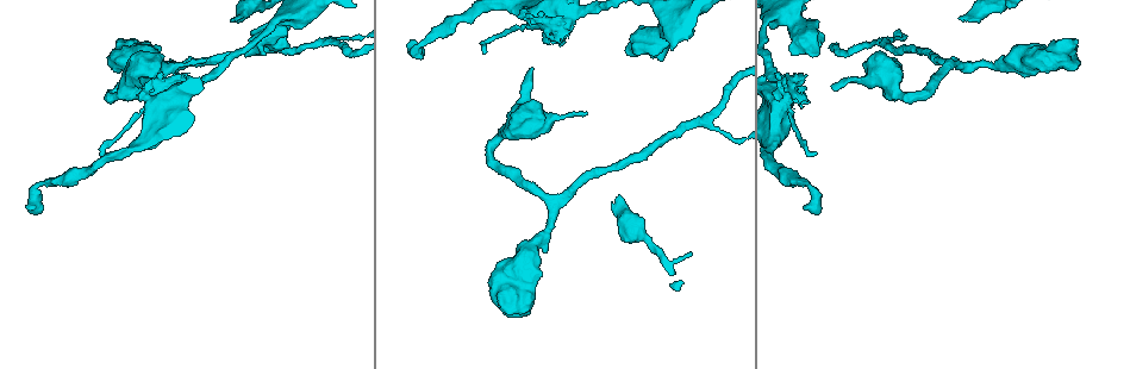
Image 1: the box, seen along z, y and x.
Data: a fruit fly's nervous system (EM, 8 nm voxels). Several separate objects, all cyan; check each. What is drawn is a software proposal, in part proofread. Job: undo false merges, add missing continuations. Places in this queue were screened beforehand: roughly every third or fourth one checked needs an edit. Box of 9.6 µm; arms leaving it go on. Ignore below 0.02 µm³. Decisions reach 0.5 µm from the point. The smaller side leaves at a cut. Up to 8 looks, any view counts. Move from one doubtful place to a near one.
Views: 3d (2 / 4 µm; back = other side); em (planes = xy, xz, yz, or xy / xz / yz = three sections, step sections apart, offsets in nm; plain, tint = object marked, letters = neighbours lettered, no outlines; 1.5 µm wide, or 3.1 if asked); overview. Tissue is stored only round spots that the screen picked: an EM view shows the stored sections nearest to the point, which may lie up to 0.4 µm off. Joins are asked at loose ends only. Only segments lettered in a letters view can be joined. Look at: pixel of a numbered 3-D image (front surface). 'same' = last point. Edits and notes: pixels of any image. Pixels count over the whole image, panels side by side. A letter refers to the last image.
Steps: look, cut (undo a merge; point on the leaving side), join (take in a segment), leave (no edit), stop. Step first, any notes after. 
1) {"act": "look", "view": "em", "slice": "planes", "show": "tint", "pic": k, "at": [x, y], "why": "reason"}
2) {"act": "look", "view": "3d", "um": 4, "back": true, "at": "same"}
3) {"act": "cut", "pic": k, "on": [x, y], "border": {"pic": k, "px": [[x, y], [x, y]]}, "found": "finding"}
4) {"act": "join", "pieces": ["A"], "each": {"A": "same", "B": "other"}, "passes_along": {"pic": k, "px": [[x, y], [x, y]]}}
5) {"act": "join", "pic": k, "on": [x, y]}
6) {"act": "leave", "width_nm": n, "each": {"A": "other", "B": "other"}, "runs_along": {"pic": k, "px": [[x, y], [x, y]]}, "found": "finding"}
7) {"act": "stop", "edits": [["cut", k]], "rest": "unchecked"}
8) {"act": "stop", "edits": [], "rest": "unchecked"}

{"act": "look", "view": "3d", "um": 4, "pic": 1, "at": [805, 99], "why": "stops while still wide"}

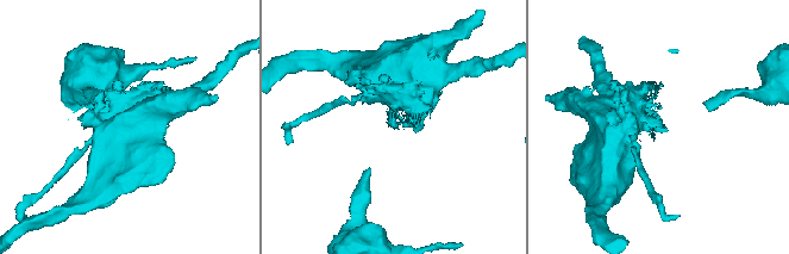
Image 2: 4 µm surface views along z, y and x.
{"act": "look", "view": "em", "slice": "xy", "step": 4, "show": "tint", "pic": 2, "at": [406, 125], "why": "now the EM"}

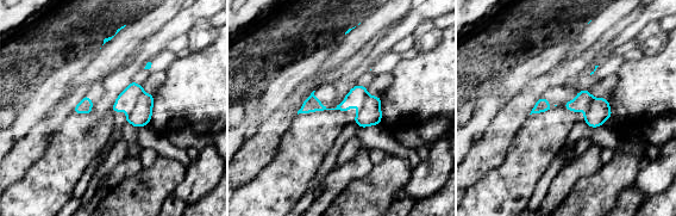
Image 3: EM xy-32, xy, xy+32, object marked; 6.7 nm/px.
{"act": "look", "view": "em", "slice": "planes", "show": "letters", "at": "same", "why": "another direction"}

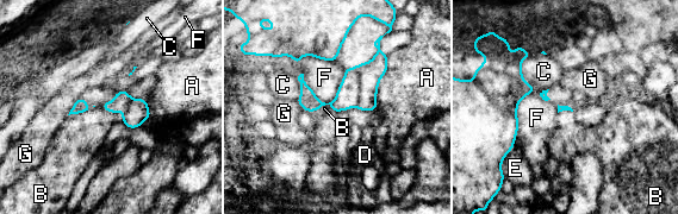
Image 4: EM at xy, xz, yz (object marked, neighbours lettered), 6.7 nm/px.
{"act": "leave", "each": {"A": "other", "B": "other", "C": "other", "D": "other", "E": "other", "F": "other", "G": "other"}, "runs_along": {"pic": 4, "px": [[384, 57], [338, 104], [302, 101]]}, "found": "none of them fits"}

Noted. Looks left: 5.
{"act": "look", "view": "3d", "um": 2, "pic": 1, "at": [207, 59], "why": "free end"}

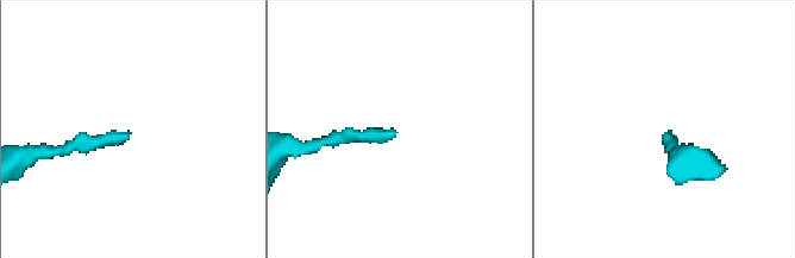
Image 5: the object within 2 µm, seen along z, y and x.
{"act": "look", "view": "em", "slice": "xy", "step": 8, "show": "letters", "pic": 5, "at": [395, 137]}

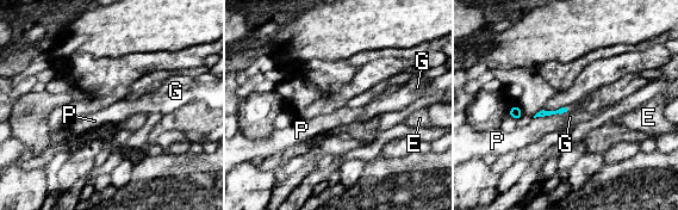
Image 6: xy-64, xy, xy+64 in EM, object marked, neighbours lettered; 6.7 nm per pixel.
{"act": "look", "view": "em", "slice": "planes", "show": "letters", "at": "same", "why": "cut it another way"}

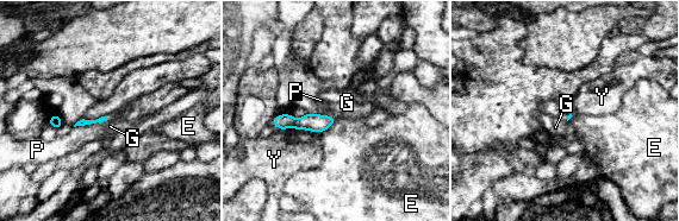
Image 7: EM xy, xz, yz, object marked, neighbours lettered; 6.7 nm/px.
{"act": "leave", "each": {"E": "other", "G": "other", "P": "other", "Y": "other"}, "border": {"pic": 7, "px": [[336, 118], [325, 130], [319, 132]]}, "found": "no lettered segment goes on from it"}

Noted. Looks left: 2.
{"act": "look", "view": "em", "slice": "xz", "step": 8, "show": "plain", "pic": 1, "at": [619, 196], "why": "an open end"}

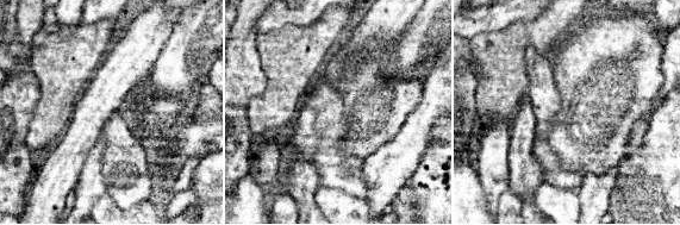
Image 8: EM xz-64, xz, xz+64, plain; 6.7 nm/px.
{"act": "look", "view": "em", "slice": "xz", "step": 8, "show": "letters", "at": "same", "why": "see the neighbours"}

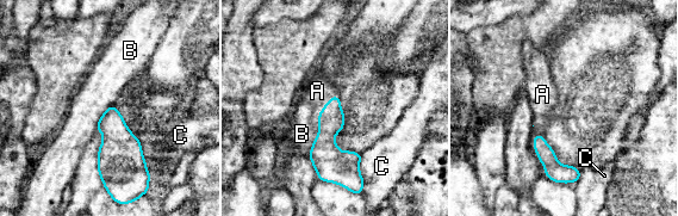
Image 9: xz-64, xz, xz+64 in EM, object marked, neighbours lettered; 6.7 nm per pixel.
{"act": "join", "pic": 9, "on": [317, 91], "width_nm": 180, "each": {"A": "same", "B": "other", "C": "other"}, "passes_along": {"pic": 9, "px": [[331, 118], [322, 110], [317, 91]]}, "found": "the neuron continues"}

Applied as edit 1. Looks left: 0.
{"act": "stop", "edits": [["join", 9]], "rest": "unchecked"}

